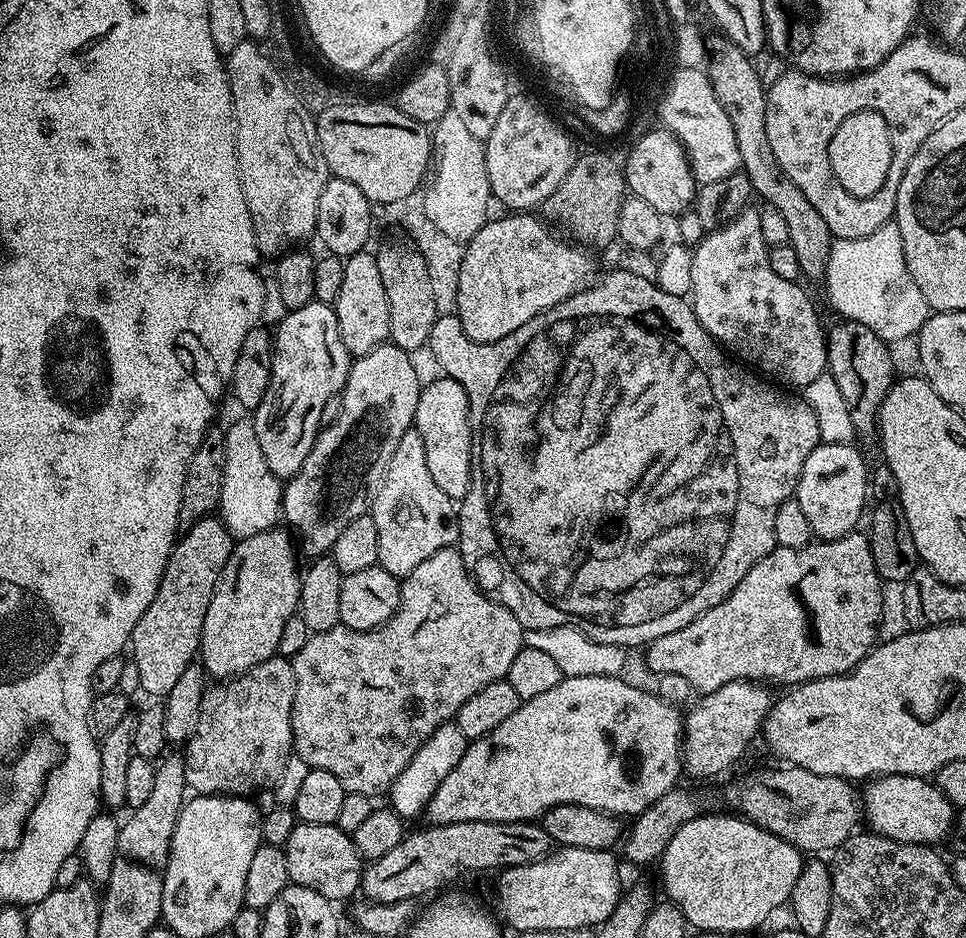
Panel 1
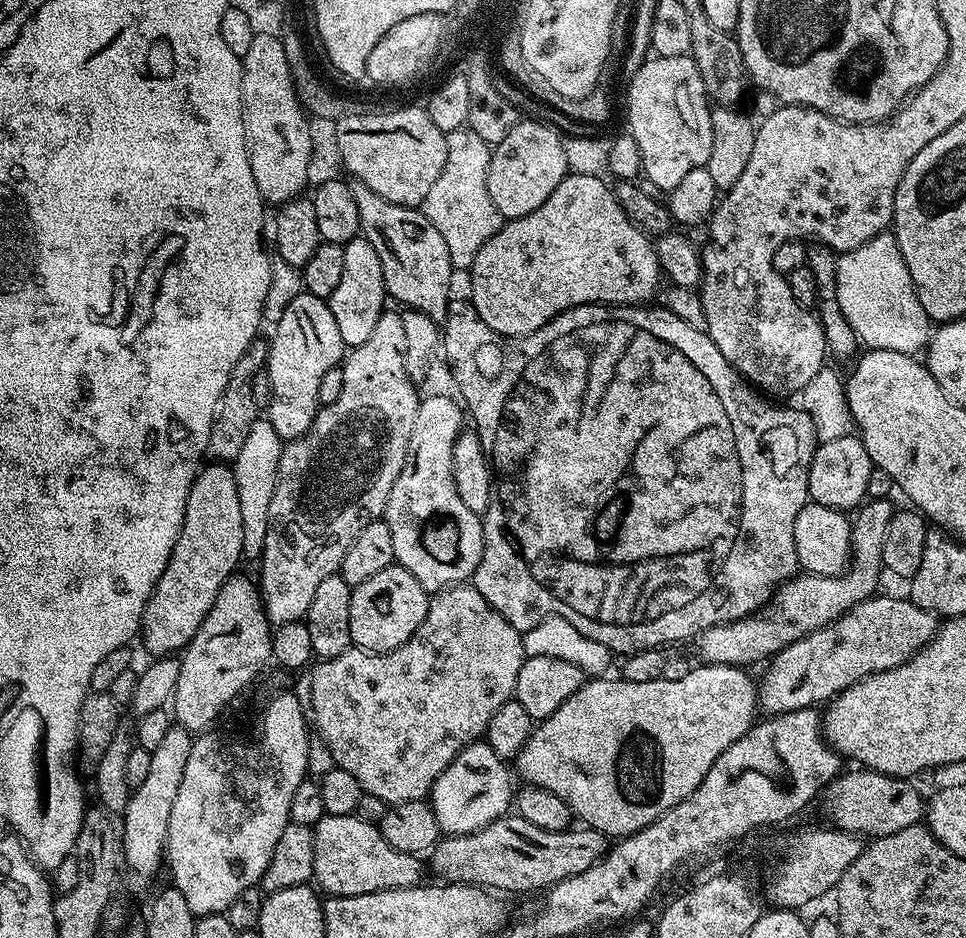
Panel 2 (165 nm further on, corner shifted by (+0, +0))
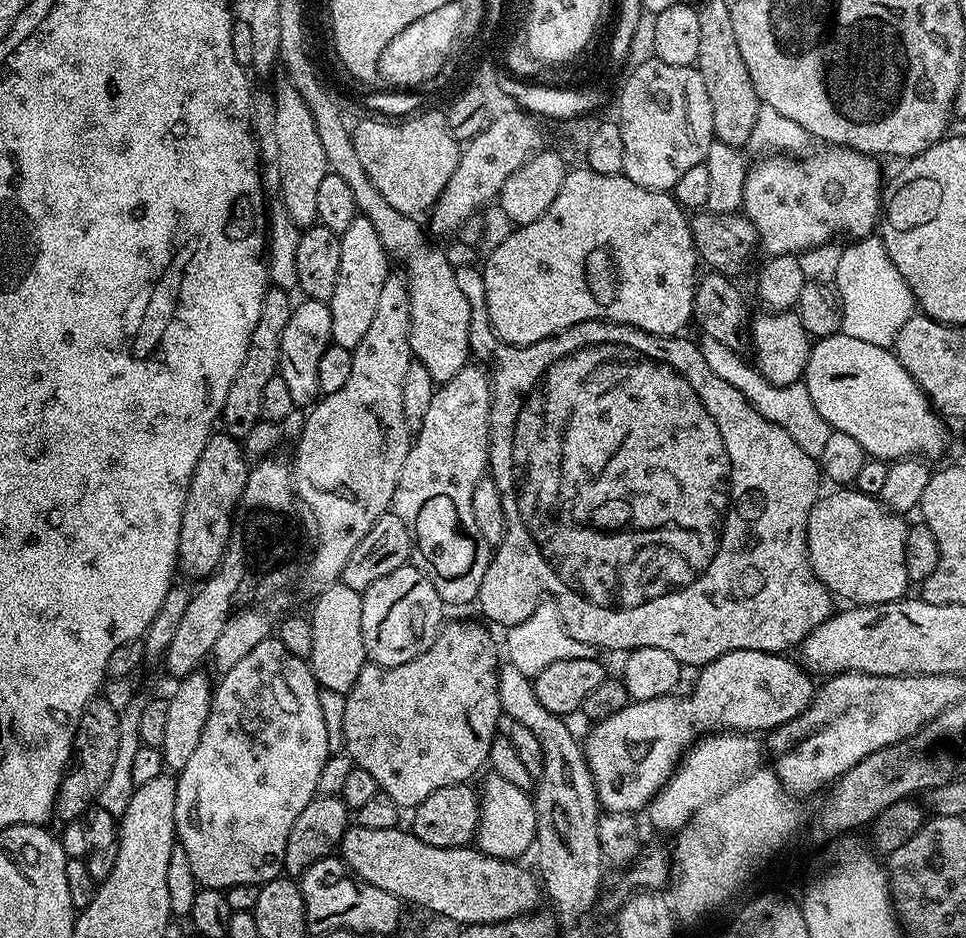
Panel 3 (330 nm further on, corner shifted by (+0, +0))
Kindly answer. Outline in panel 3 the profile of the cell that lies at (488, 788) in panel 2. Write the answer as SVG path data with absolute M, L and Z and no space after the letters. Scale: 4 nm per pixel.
M489 771L488 777L478 784L478 819L476 822L475 847L499 860L519 861L519 856L529 855L536 842L536 801L525 789L506 782L497 772Z

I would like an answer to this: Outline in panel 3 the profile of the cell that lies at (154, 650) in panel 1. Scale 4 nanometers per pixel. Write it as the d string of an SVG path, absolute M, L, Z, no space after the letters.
M223 430L213 431L206 446L202 446L202 458L198 458L198 466L194 466L186 506L182 510L178 542L178 568L181 573L207 578L220 564L230 538L232 515L246 486L249 467L250 460L241 441Z

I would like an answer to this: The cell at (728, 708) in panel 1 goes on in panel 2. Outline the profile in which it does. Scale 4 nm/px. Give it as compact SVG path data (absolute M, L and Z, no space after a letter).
M871 596L869 600L855 604L845 616L838 617L816 632L798 638L798 642L786 646L771 657L767 661L768 669L765 670L764 677L759 677L758 680L759 711L768 716L777 716L790 710L827 705L828 701L834 699L842 690L854 686L854 682L882 670L902 666L902 662L910 659L919 648L926 647L936 635L937 617L913 604L911 599L901 596Z

